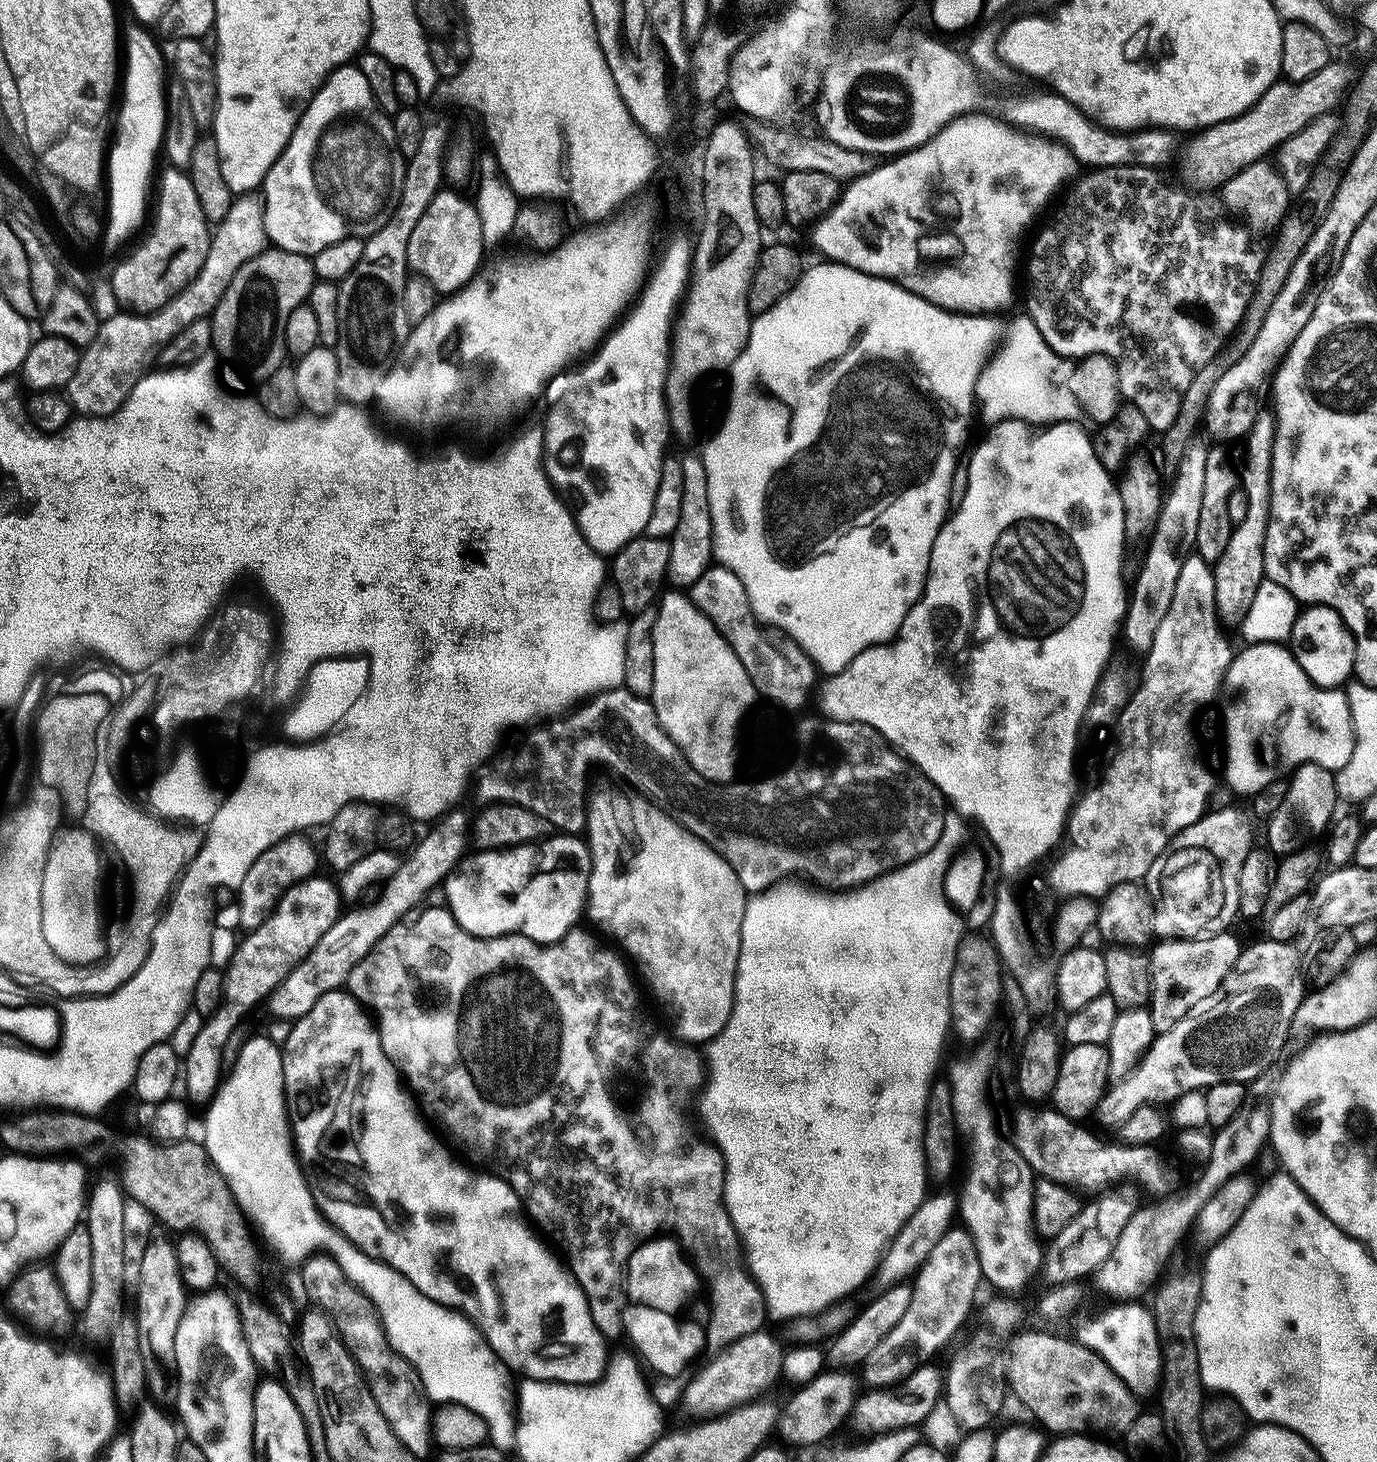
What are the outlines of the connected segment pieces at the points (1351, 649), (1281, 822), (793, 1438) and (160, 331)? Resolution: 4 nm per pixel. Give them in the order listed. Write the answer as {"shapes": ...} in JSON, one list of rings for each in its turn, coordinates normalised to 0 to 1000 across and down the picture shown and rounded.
{"shapes":[[[[954,413],[942,421],[937,436],[938,449],[958,471],[973,471],[980,467],[985,456],[985,438],[966,415]]],[[[943,523],[935,534],[934,546],[931,546],[931,551],[920,559],[922,583],[932,587],[938,583],[943,583],[955,572],[961,573],[968,563],[967,557],[970,555],[972,545],[970,543],[970,531],[964,525],[956,523]]],[[[598,937],[587,946],[582,946],[566,966],[565,982],[575,988],[598,988],[598,985],[606,982],[612,975],[613,971],[619,968],[623,950],[618,940],[616,937]]],[[[176,133],[169,136],[164,149],[159,151],[153,159],[147,185],[144,185],[144,187],[129,202],[111,213],[99,215],[87,212],[85,216],[73,221],[68,234],[60,239],[57,253],[54,253],[54,259],[51,259],[48,266],[48,273],[53,282],[58,285],[84,285],[94,267],[97,267],[97,264],[108,256],[110,252],[107,251],[114,248],[116,240],[129,228],[135,226],[138,220],[153,217],[164,196],[167,196],[167,190],[170,190],[171,185],[182,179],[182,176],[192,172],[195,166],[190,135]]]]}

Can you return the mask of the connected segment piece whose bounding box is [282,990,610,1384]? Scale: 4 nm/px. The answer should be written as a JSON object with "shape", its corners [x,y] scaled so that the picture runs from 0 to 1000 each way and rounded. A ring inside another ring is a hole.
{"shape":[[[252,677],[234,680],[234,683],[231,683],[231,685],[228,685],[227,690],[219,698],[213,700],[211,709],[206,714],[205,719],[206,721],[205,724],[206,754],[209,756],[214,787],[219,799],[221,800],[221,805],[224,807],[224,813],[227,815],[228,822],[232,826],[232,830],[249,845],[254,847],[254,850],[257,852],[260,852],[260,855],[263,855],[269,861],[277,862],[278,865],[282,865],[286,869],[289,869],[289,871],[292,871],[298,877],[301,877],[301,880],[304,882],[306,882],[306,885],[309,885],[309,888],[312,888],[330,897],[333,897],[335,900],[339,900],[367,936],[372,938],[373,936],[373,938],[378,938],[377,940],[378,942],[384,944],[398,944],[400,947],[430,947],[436,943],[442,934],[443,919],[434,910],[434,907],[428,899],[426,885],[418,879],[418,876],[412,867],[405,860],[405,863],[401,860],[402,854],[382,837],[381,832],[379,831],[378,820],[375,819],[375,815],[370,811],[369,808],[338,798],[323,785],[320,778],[309,768],[290,733],[286,729],[286,726],[283,726],[283,724],[280,724],[280,718],[277,718],[275,702],[272,700],[271,696],[268,694],[264,687]]]}

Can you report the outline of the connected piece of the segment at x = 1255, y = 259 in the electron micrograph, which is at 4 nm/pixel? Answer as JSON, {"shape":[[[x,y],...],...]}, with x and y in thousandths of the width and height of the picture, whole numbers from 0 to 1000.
{"shape":[[[816,112],[808,115],[794,115],[788,118],[787,121],[785,120],[775,129],[776,131],[773,137],[773,150],[770,148],[765,148],[749,164],[749,170],[747,172],[747,184],[744,186],[743,184],[742,186],[742,192],[744,192],[743,213],[751,220],[751,223],[754,223],[754,228],[760,231],[761,236],[768,243],[776,245],[786,245],[794,242],[805,244],[813,254],[814,272],[826,280],[829,280],[829,286],[832,286],[834,293],[843,297],[855,285],[859,270],[863,266],[868,254],[878,248],[879,245],[882,245],[886,238],[895,232],[895,226],[897,226],[898,221],[903,218],[903,213],[906,212],[906,207],[909,205],[919,176],[909,170],[908,160],[902,154],[897,153],[892,148],[893,143],[885,133],[879,134],[877,130],[863,132],[860,129],[853,129],[853,127],[847,126],[842,120],[843,118],[840,116],[828,115],[825,112]]]}

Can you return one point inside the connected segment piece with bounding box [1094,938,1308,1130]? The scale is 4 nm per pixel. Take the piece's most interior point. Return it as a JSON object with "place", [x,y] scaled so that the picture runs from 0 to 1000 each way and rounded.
{"place":[896,707]}

